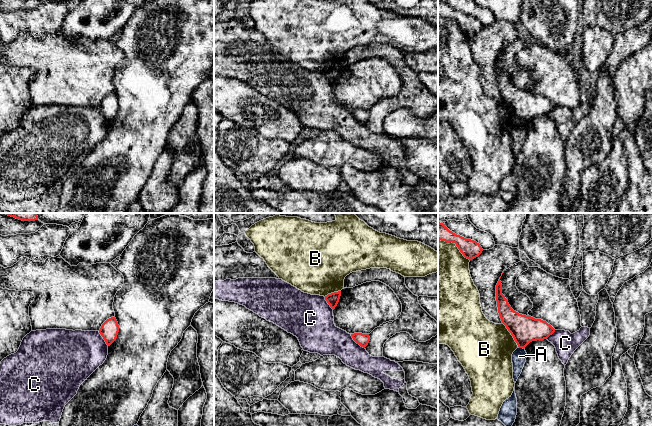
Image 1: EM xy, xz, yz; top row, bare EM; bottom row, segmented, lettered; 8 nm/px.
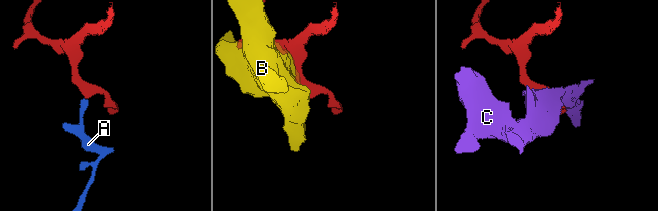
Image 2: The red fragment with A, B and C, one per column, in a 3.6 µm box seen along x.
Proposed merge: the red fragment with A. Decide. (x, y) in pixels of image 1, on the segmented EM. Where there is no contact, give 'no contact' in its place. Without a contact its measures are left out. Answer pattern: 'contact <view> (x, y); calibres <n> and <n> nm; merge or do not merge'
contact yz (521, 347); calibres 220 and 120 nm; do not merge

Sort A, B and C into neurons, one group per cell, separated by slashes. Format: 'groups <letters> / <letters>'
groups A / B / C

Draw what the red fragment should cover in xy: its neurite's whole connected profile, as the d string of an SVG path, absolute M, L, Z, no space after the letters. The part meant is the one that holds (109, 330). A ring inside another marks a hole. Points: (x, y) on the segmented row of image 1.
M115 317L107 319L99 330L99 333L108 346L110 346L116 340L118 332L119 325Z

